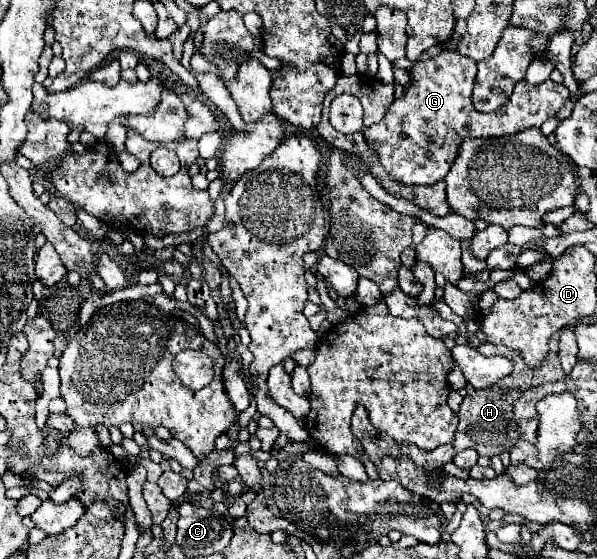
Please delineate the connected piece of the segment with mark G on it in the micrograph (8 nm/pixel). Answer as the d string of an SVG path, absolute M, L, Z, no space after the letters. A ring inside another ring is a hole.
M443 50L439 56L433 56L431 60L425 62L415 62L413 68L409 70L411 74L411 84L405 88L401 98L395 98L395 102L389 106L389 112L379 124L373 124L369 128L363 128L365 140L371 144L371 148L379 154L383 168L401 184L435 184L445 178L447 170L451 168L451 162L457 158L459 152L459 142L467 136L471 138L491 138L491 136L505 136L505 134L515 134L527 128L539 128L547 118L555 116L557 110L565 104L569 98L569 90L565 84L557 84L553 80L545 80L543 84L527 84L525 80L519 82L509 96L509 100L491 114L481 114L473 108L471 102L471 90L473 90L473 80L477 74L477 66L473 60L467 56L447 52Z

